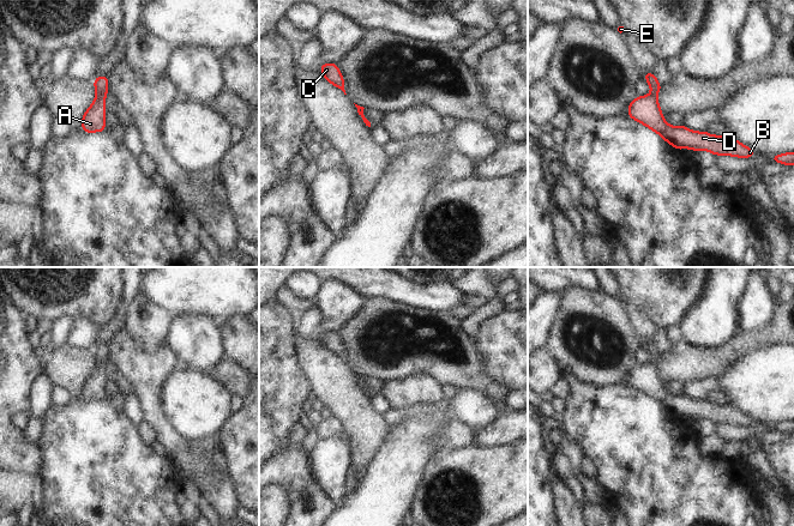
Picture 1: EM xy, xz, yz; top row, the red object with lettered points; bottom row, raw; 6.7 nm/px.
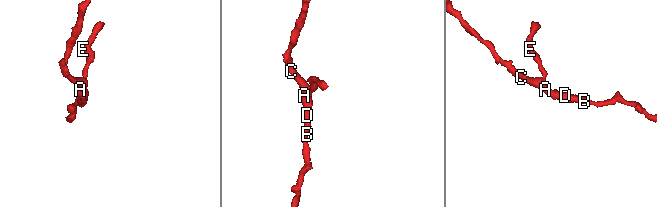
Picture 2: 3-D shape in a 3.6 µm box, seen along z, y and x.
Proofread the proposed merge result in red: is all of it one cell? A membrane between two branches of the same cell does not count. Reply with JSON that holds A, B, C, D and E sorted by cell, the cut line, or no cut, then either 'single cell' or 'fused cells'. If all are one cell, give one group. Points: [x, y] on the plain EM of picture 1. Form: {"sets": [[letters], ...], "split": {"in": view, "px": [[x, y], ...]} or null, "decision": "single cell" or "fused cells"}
{"sets": [["A", "B", "C", "D", "E"]], "split": null, "decision": "single cell"}

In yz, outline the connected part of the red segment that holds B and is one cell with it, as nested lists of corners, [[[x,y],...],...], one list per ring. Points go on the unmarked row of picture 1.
[[[654,341],[643,343],[650,353],[651,362],[643,365],[636,365],[628,374],[628,386],[643,392],[651,399],[655,399],[663,409],[673,413],[676,418],[692,417],[697,421],[710,419],[714,424],[728,423],[732,425],[748,427],[757,423],[752,417],[742,413],[740,410],[722,404],[710,404],[705,400],[693,400],[682,393],[678,395],[669,394],[663,385],[657,369],[657,362],[661,352]]]

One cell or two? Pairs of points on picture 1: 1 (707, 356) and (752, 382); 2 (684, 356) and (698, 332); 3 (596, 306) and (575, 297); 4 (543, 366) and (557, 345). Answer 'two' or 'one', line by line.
1: two
2: two
3: one
4: two

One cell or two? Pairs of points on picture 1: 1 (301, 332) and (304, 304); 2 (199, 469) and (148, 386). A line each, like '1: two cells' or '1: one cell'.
1: two cells
2: one cell

